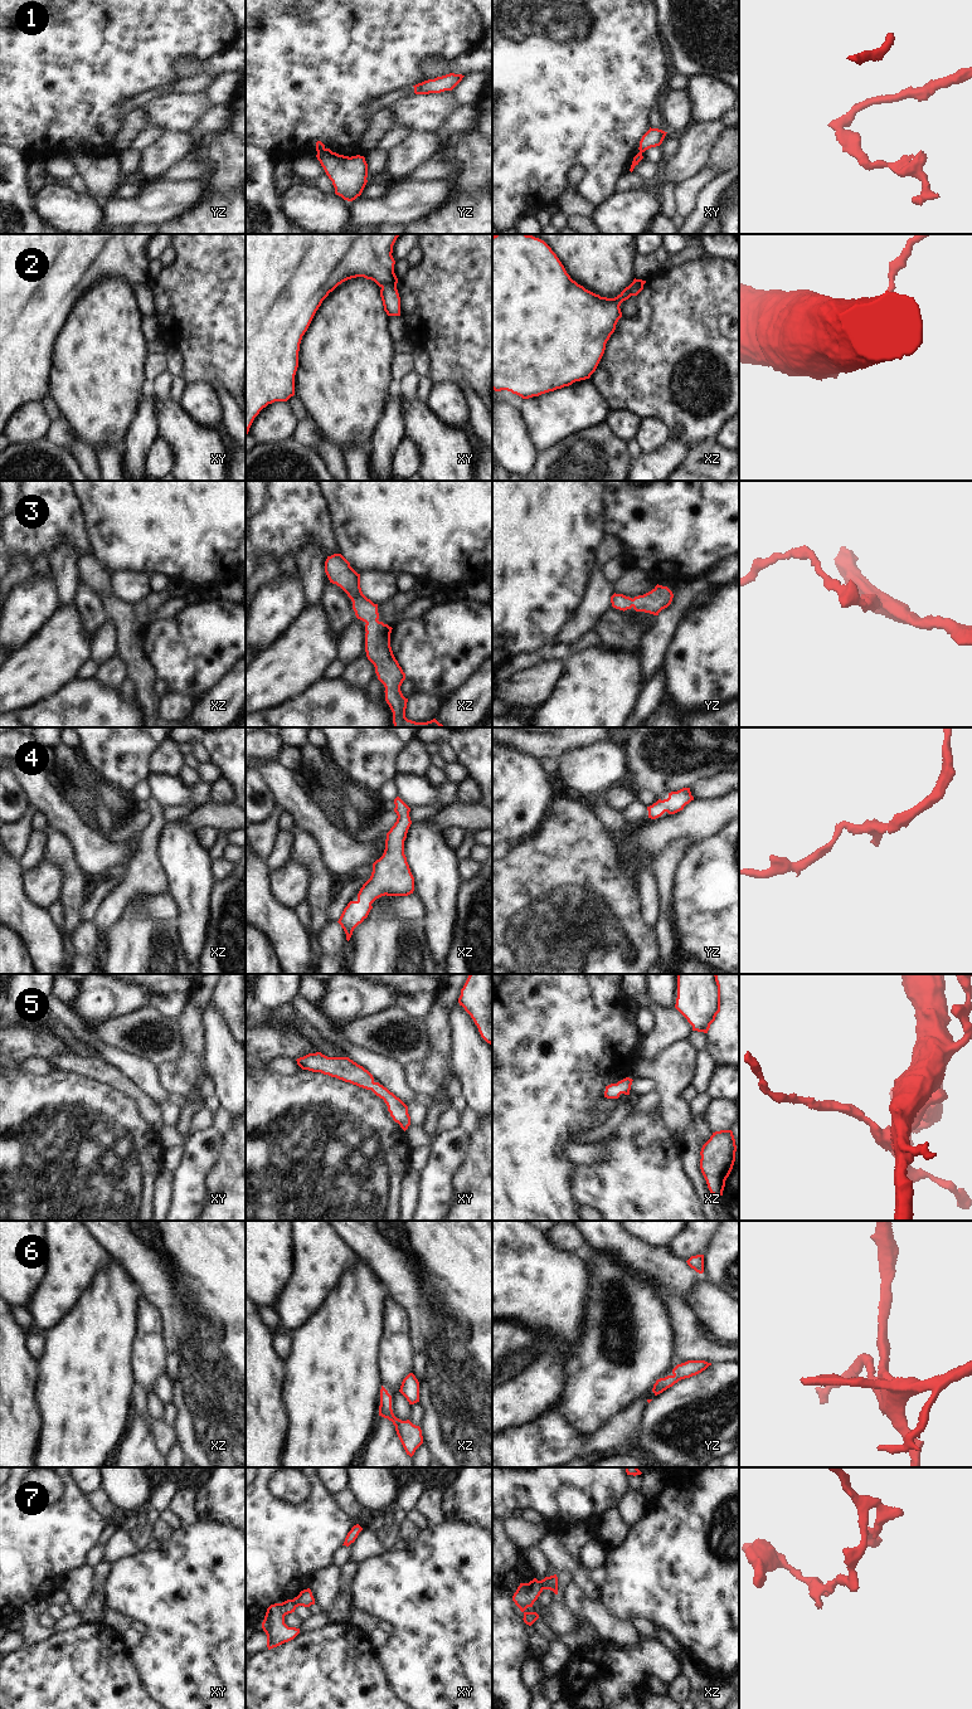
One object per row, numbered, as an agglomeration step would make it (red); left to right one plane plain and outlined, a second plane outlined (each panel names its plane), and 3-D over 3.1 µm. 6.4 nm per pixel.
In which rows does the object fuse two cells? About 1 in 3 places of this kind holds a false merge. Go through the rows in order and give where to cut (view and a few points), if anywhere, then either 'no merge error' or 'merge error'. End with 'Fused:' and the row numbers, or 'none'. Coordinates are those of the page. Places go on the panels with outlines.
1: cut in yz along (324, 147), (317, 154); merge error
2: cut in xy along (395, 283), (385, 283), (382, 287); merge error
3: no cut; no merge error
4: no cut; no merge error
5: no cut; no merge error
6: no cut; no merge error
7: cut in xz along (539, 1581), (543, 1588); merge error
Fused: 1, 2, 7

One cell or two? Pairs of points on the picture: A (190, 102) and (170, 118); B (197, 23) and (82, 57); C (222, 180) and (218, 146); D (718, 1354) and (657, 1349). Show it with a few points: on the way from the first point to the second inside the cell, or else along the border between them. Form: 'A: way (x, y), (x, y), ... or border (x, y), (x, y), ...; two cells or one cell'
A: way (185, 107), (175, 113); one cell
B: way (168, 23), (116, 23), (111, 28); one cell
C: way (222, 171), (222, 155); one cell
D: border (671, 1322), (672, 1362), (666, 1374); two cells

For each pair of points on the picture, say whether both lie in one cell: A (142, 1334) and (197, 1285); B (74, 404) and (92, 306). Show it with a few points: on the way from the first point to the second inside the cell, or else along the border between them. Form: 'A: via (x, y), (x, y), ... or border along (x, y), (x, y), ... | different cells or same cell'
A: border along (141, 1295), (161, 1318), (161, 1338), (165, 1345) | different cells
B: via (92, 380), (92, 330) | same cell

